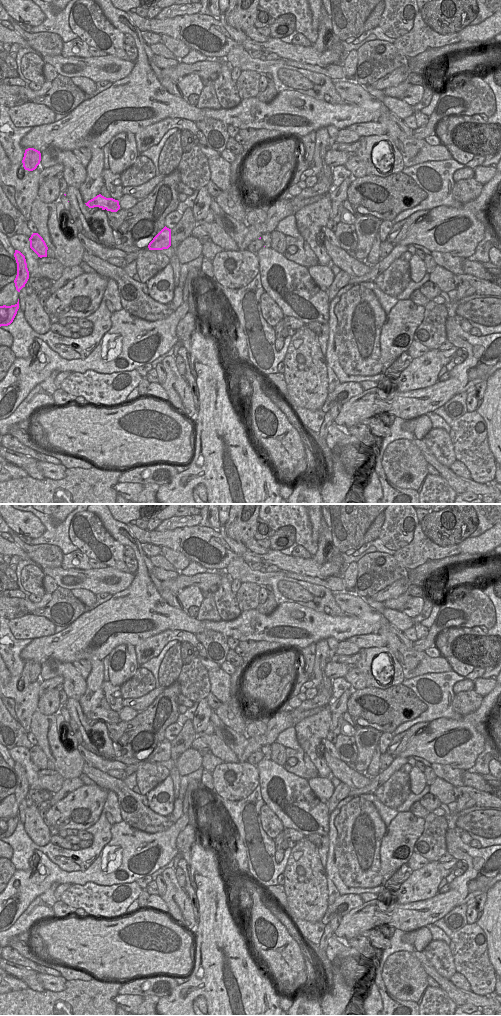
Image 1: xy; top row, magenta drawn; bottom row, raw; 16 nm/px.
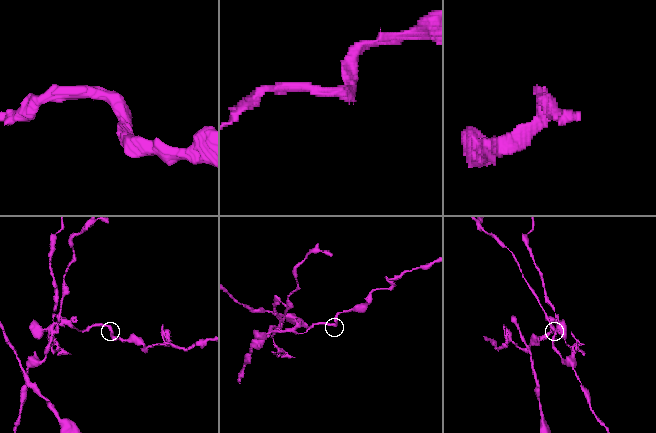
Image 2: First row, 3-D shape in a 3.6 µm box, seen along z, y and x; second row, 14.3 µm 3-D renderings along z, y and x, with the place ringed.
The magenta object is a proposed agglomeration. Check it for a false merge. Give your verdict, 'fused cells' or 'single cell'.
fused cells

